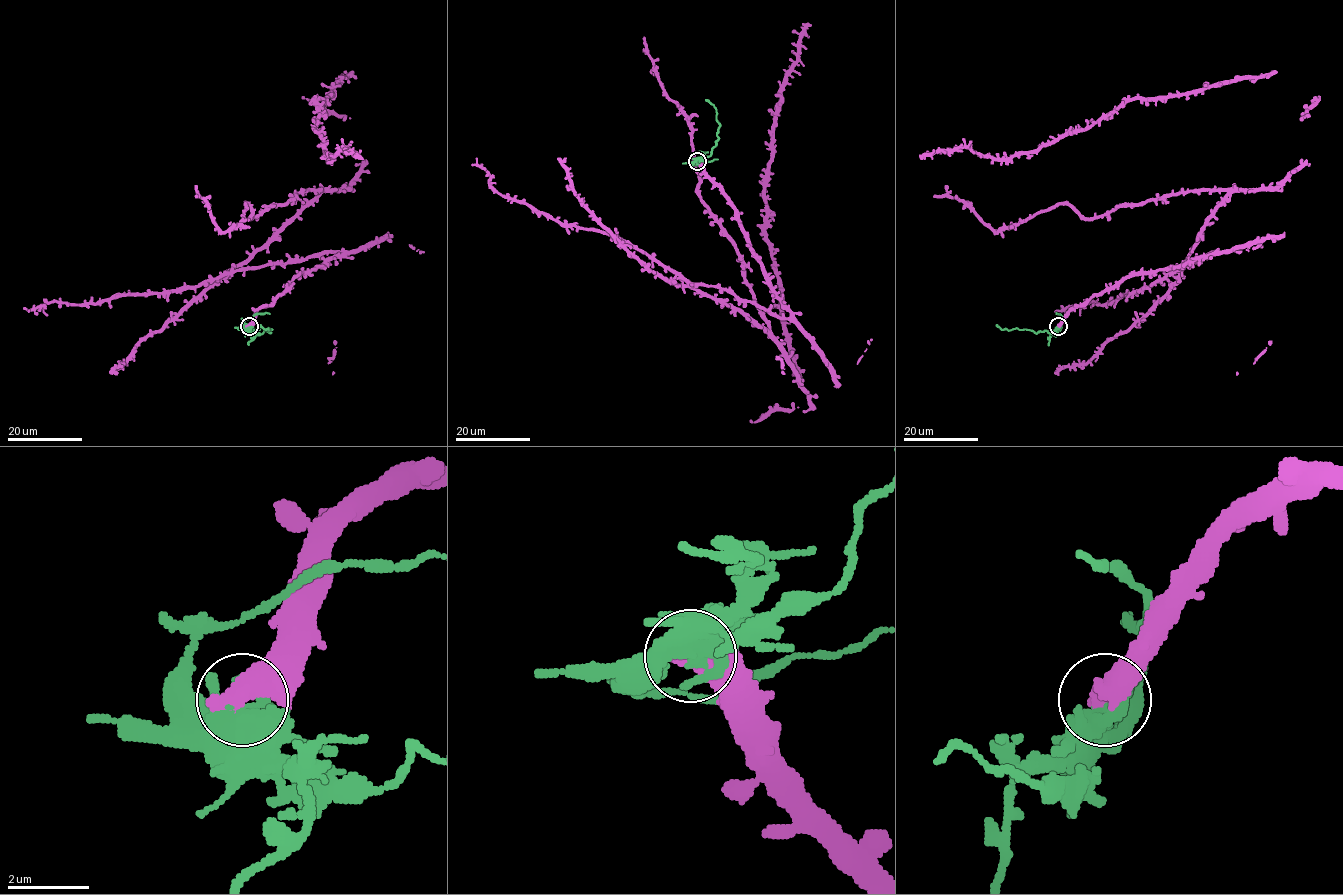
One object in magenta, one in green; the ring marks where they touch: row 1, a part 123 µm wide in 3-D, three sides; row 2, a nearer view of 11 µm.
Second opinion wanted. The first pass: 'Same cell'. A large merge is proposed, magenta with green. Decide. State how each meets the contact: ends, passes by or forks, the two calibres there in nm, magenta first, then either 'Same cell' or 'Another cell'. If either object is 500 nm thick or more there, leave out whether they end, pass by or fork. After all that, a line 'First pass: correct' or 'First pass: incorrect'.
Thickness 650 nm (magenta) against 480 nm. Another cell
First pass: incorrect

